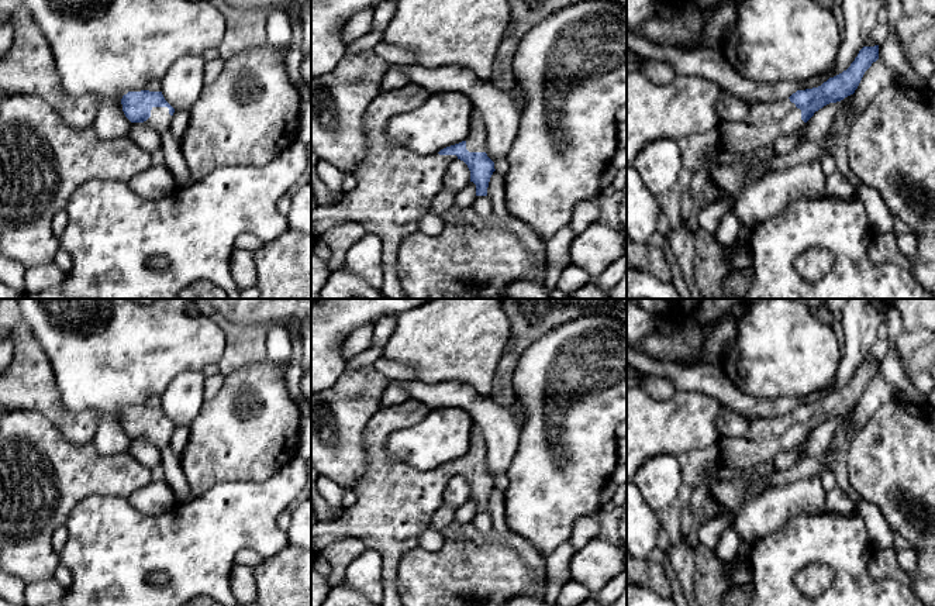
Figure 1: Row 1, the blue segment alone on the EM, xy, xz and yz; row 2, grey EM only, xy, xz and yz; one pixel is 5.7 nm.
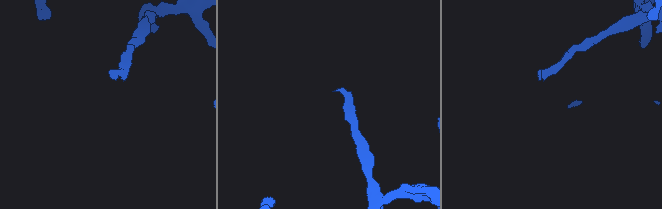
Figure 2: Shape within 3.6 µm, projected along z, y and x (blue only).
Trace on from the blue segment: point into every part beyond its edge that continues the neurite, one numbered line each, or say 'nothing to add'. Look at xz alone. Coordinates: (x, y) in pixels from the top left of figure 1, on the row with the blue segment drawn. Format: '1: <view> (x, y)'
1: xz (476, 138)
2: xz (394, 188)

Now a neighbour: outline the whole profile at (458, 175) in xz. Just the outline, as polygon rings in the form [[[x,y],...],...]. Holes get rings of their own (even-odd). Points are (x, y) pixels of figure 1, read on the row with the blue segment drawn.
[[[456,159],[448,166],[448,169],[442,178],[442,187],[445,187],[453,193],[458,193],[469,182],[470,182],[470,171],[469,171],[468,165],[463,161]]]

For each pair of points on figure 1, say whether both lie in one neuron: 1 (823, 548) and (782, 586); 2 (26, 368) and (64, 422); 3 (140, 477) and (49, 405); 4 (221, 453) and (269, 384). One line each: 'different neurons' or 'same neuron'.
1: same neuron
2: same neuron
3: different neurons
4: same neuron

